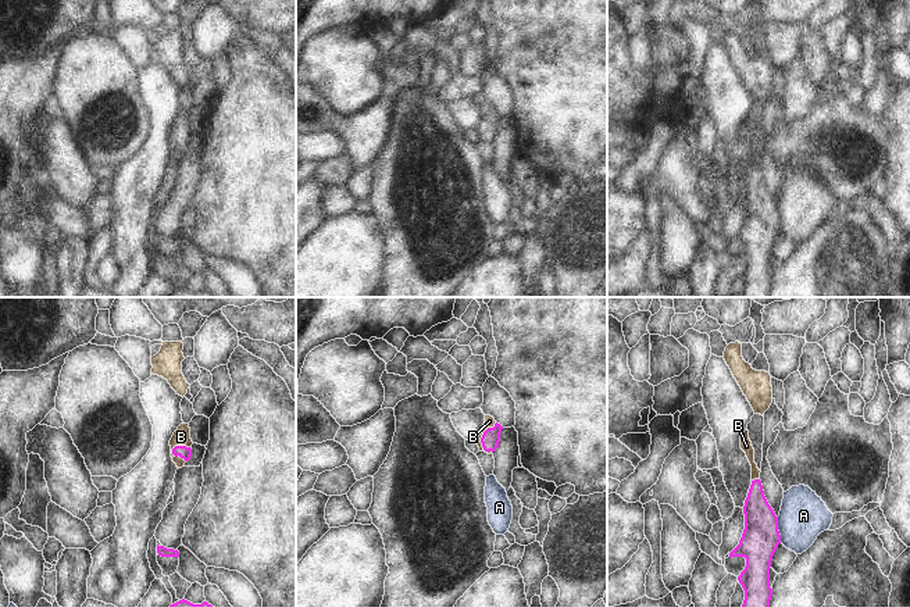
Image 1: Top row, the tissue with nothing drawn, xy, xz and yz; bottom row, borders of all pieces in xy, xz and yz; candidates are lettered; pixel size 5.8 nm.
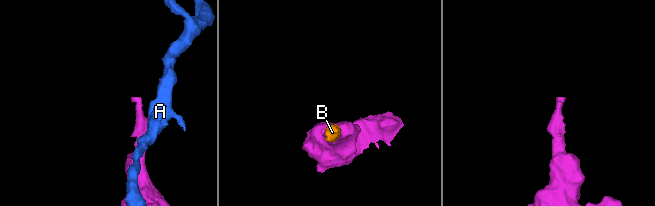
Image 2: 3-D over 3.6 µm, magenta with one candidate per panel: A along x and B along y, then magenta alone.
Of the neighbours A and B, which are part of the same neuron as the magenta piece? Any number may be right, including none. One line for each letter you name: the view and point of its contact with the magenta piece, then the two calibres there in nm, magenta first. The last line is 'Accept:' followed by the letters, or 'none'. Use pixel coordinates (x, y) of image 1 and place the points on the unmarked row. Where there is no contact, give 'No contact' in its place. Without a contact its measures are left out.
B: Touches magenta at xz (482, 125). Thickness 110 nm (magenta) against 60 nm
Accept: B.

